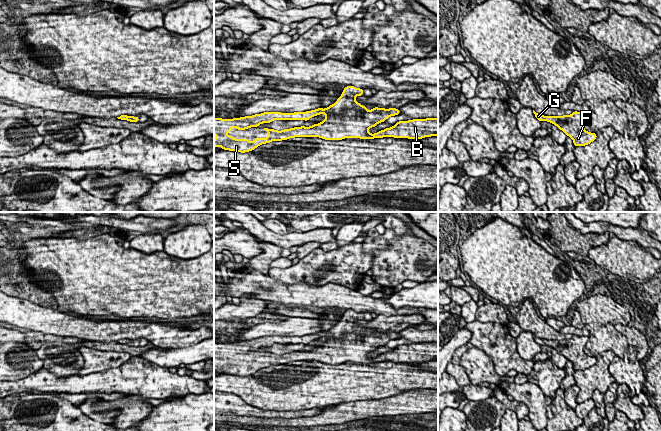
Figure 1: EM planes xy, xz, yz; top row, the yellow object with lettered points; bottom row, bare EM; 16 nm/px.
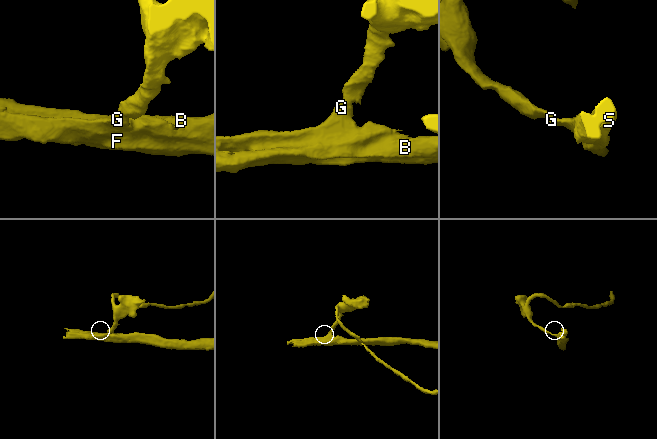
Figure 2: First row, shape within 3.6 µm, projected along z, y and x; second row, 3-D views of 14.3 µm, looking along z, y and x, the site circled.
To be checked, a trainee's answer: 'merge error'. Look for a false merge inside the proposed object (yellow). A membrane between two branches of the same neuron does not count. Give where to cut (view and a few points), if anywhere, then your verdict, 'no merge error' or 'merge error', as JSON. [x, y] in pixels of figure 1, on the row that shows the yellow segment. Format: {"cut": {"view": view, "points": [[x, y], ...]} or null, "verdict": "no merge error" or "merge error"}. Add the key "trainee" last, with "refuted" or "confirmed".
{"cut": null, "verdict": "no merge error", "trainee": "refuted"}

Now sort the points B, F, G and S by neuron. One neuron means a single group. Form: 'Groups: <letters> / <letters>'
Groups: B F G S

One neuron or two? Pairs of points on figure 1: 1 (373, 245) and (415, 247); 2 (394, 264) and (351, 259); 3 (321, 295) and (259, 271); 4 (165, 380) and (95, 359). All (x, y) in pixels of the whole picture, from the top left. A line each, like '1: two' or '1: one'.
1: one
2: two
3: one
4: two

